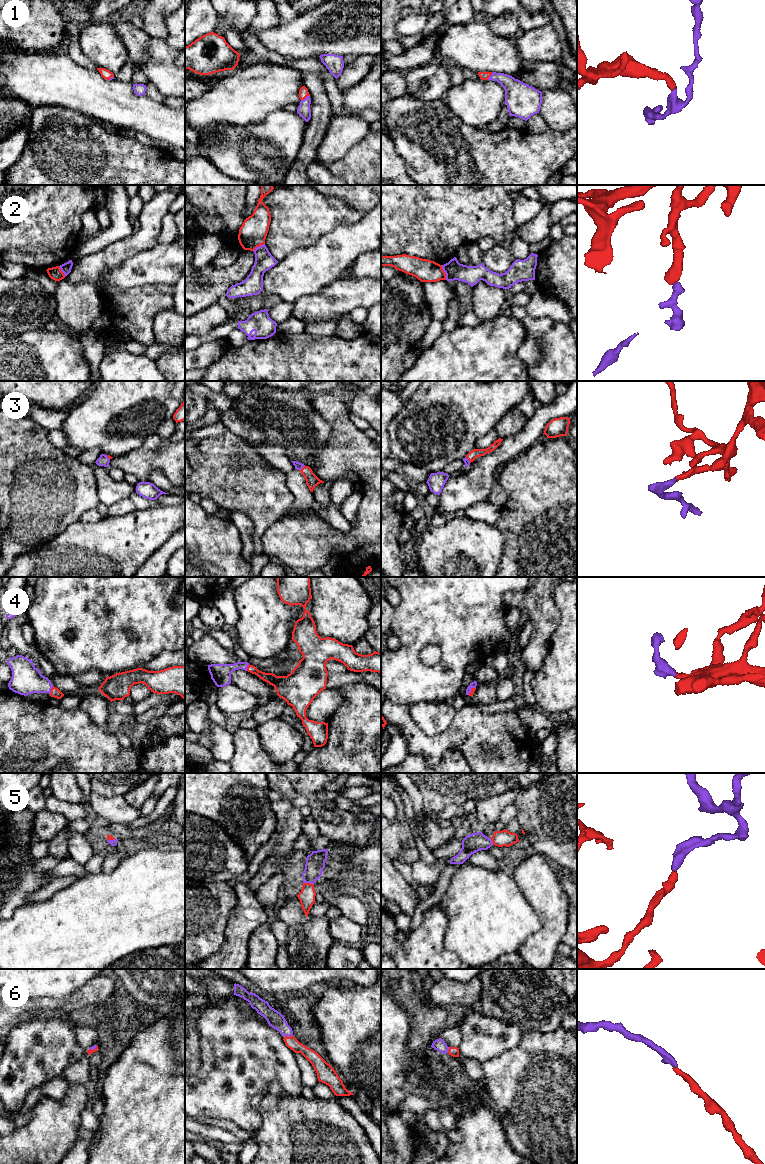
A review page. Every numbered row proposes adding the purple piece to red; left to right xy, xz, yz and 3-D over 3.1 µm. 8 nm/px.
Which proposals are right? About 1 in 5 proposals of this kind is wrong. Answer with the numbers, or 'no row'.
1, 3, 4, 5, 6

